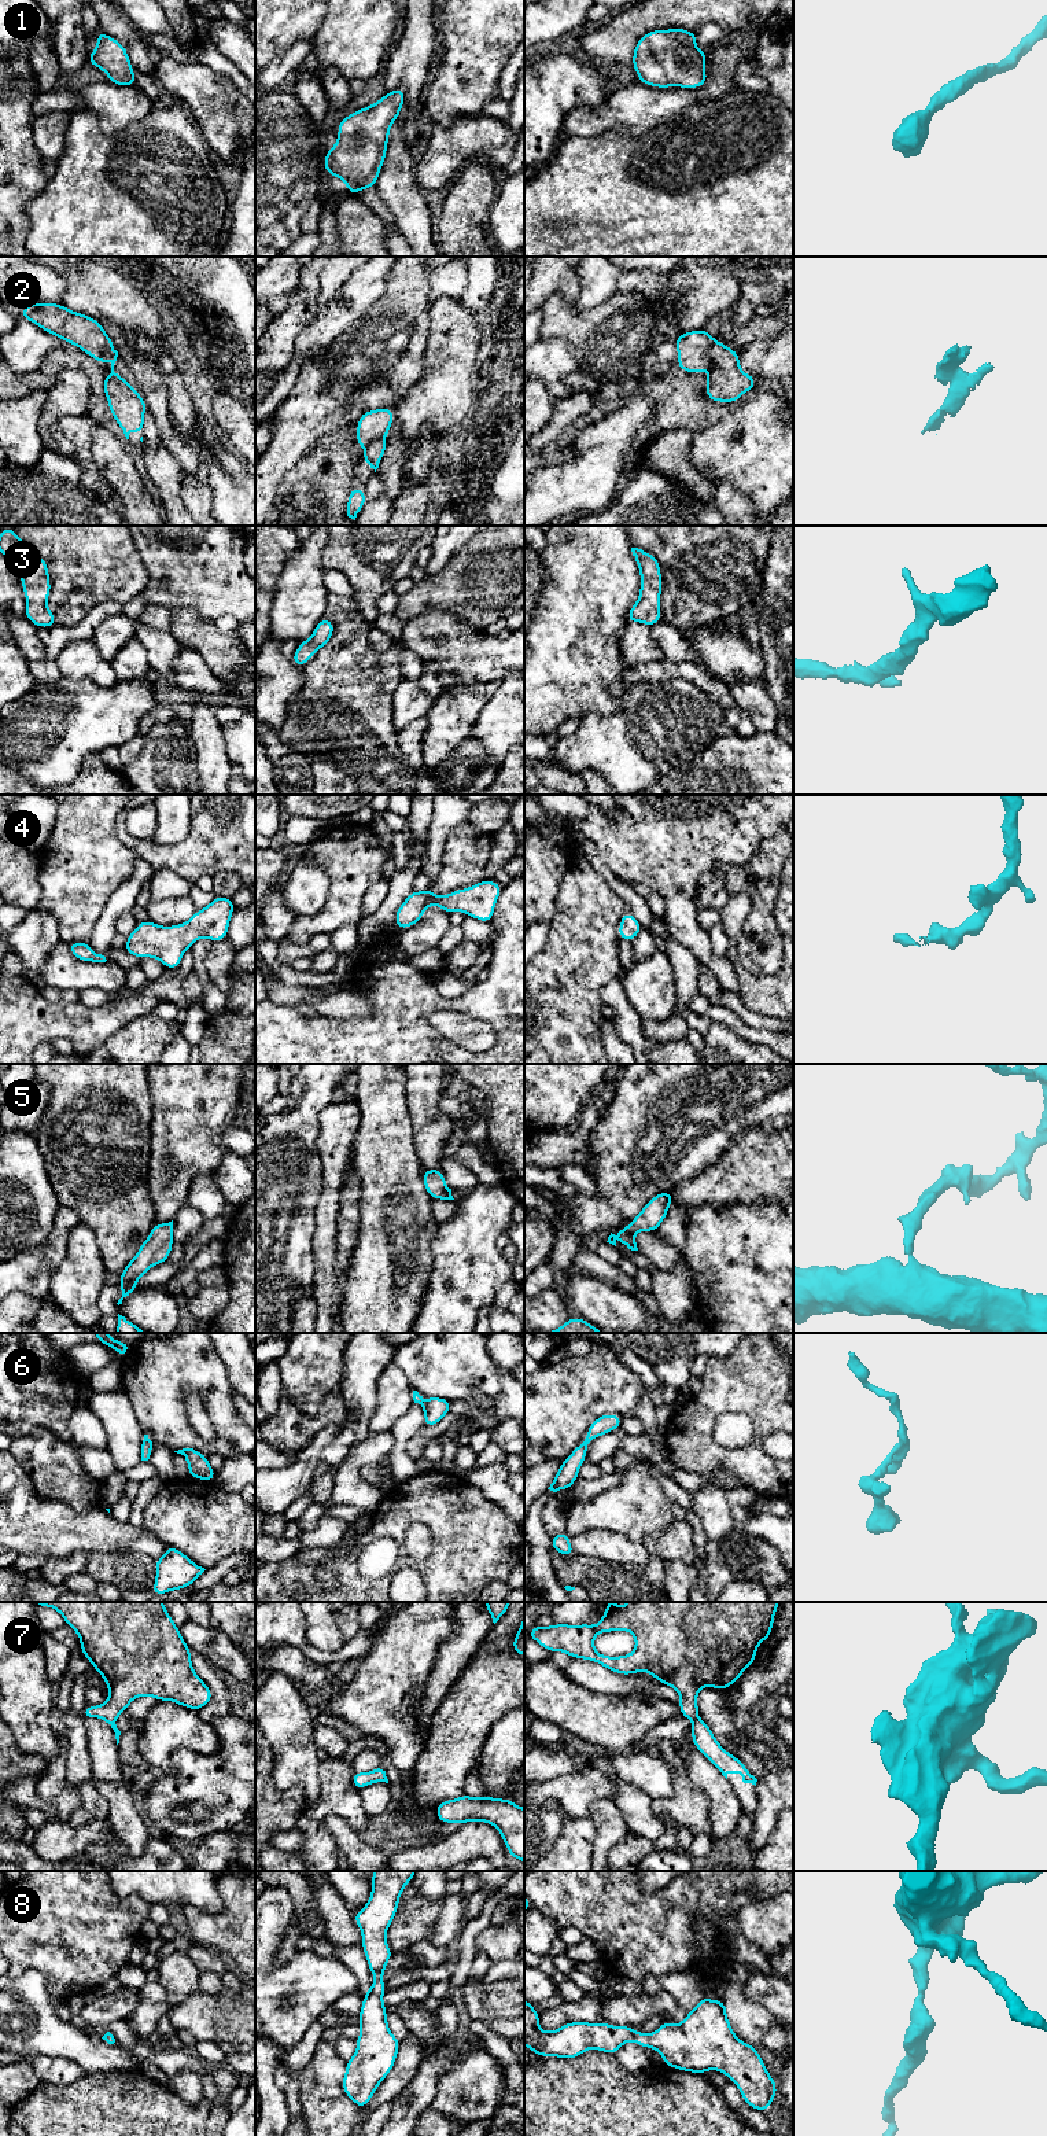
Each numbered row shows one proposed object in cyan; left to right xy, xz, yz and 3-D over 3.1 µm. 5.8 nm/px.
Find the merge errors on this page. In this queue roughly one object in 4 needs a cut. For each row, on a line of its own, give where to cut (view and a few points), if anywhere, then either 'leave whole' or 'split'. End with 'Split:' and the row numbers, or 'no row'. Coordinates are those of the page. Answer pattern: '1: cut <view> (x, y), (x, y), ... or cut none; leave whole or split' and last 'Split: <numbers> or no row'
1: cut none; leave whole
2: cut yz (715, 341), (707, 357); split
3: cut none; leave whole
4: cut none; leave whole
5: cut none; leave whole
6: cut none; leave whole
7: cut none; leave whole
8: cut none; leave whole
Split: 2

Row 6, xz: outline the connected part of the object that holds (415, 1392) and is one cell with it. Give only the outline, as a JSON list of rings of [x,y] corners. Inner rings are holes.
[[[413,1391],[413,1400],[424,1408],[424,1426],[435,1426],[449,1411],[451,1402],[443,1397],[423,1399],[417,1391]]]

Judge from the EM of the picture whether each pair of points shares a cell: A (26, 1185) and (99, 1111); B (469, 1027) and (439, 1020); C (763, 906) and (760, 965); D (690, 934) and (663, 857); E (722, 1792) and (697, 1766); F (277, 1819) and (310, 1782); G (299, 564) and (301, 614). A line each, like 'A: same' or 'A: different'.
A: different
B: same
C: same
D: same
E: same
F: different
G: same

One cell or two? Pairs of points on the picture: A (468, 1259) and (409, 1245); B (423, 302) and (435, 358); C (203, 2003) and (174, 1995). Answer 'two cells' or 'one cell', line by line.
A: two cells
B: two cells
C: two cells

